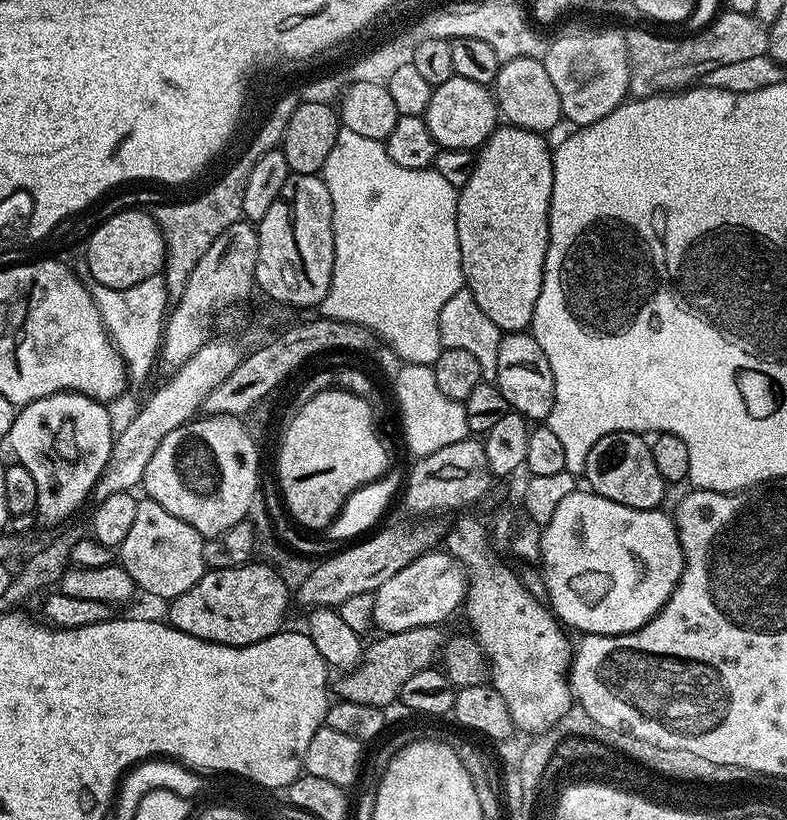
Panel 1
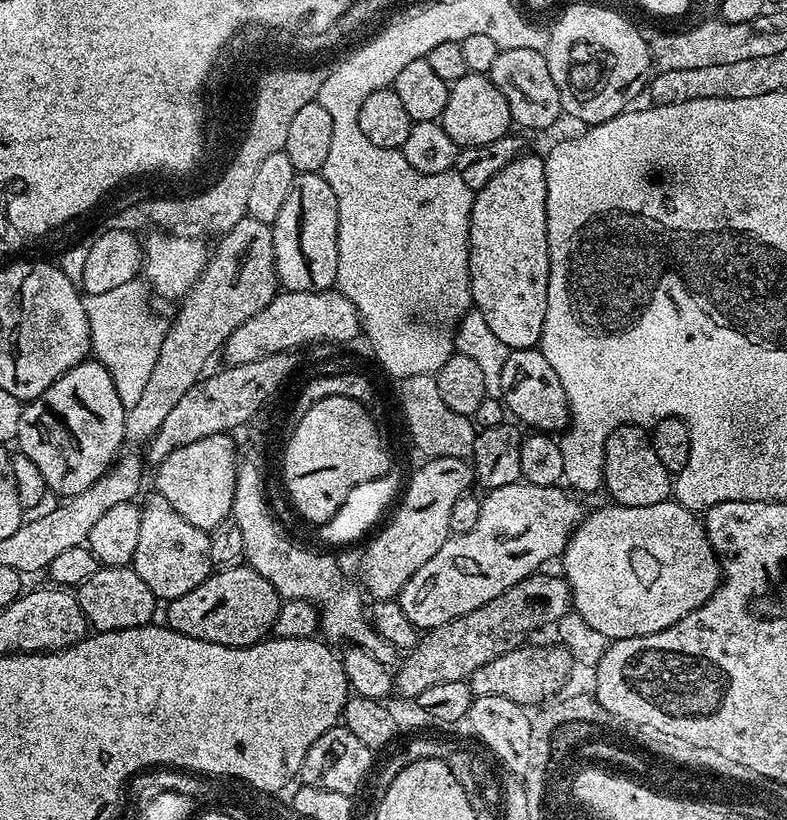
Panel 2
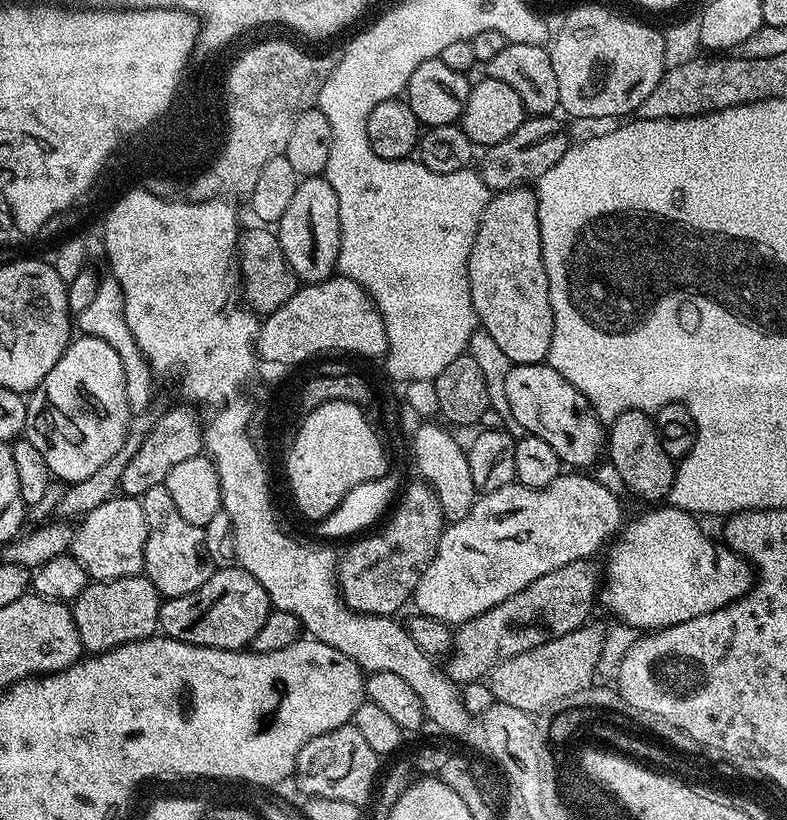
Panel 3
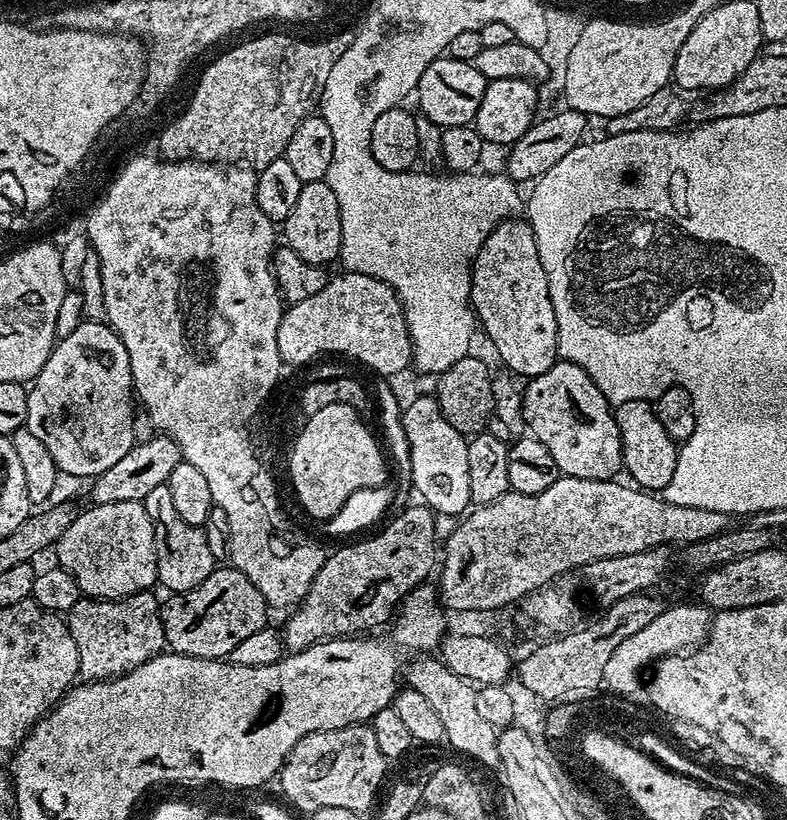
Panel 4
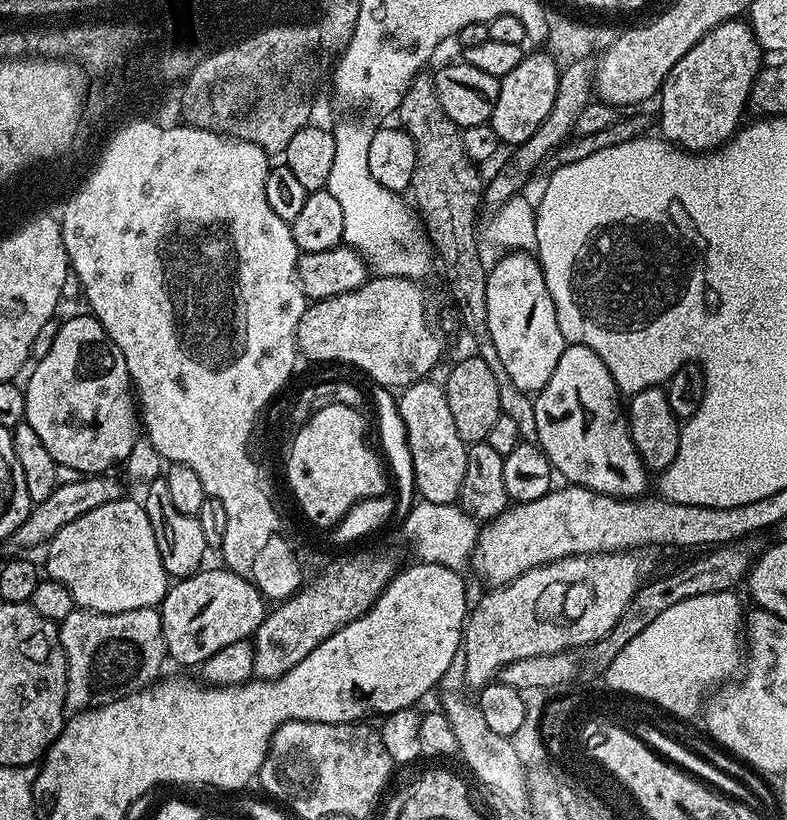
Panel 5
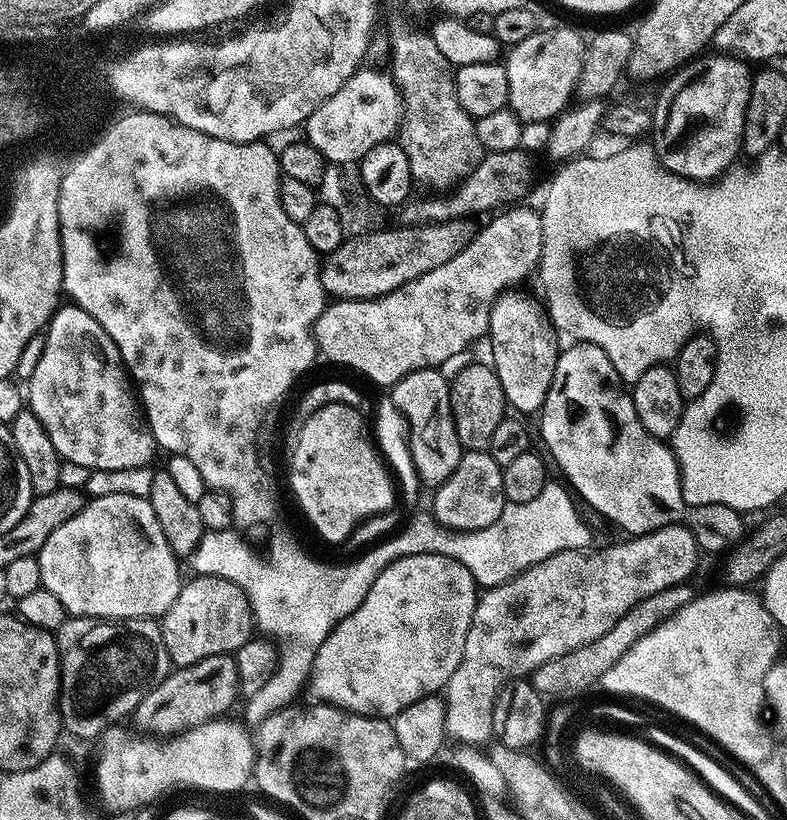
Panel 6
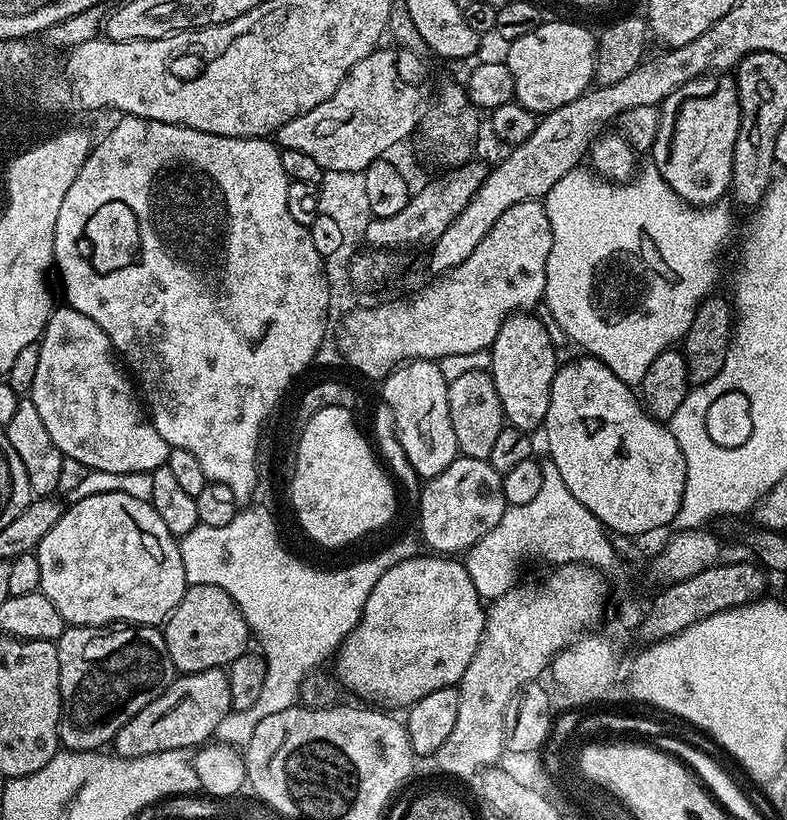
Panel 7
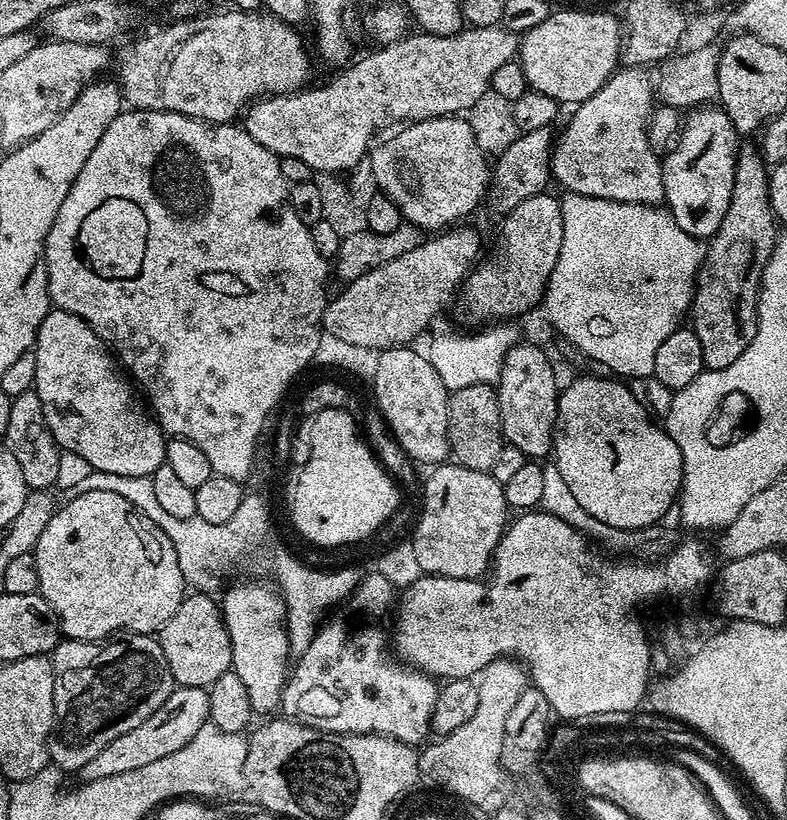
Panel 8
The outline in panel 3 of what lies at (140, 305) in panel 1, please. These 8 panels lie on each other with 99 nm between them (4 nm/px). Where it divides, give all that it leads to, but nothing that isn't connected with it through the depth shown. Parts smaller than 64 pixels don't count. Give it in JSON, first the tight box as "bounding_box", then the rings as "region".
{"bounding_box":[76,276,154,417],"region":[[[111,276],[101,279],[97,297],[82,312],[77,313],[76,326],[83,335],[102,338],[118,352],[118,356],[122,358],[123,373],[126,374],[126,398],[129,415],[131,417],[147,415],[152,400],[154,376],[144,356],[140,355],[137,343],[134,342],[133,335],[130,333],[130,328],[126,326],[124,299],[116,279]]]}

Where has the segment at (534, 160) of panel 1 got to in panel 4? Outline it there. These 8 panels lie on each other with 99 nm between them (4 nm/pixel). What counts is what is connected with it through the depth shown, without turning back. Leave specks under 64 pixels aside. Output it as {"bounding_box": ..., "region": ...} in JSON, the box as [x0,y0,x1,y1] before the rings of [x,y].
{"bounding_box":[472,218,558,378],"region":[[[509,218],[502,221],[481,246],[476,261],[472,264],[472,311],[476,313],[479,327],[488,335],[489,342],[496,347],[501,362],[505,364],[503,367],[509,373],[517,377],[531,378],[546,374],[546,370],[556,364],[558,322],[554,318],[554,302],[550,298],[548,275],[540,261],[532,225],[527,219]]]}

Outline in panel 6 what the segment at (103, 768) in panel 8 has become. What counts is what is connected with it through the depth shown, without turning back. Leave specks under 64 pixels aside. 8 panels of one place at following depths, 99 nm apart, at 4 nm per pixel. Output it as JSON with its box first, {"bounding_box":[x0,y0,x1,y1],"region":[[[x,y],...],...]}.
{"bounding_box":[134,654,240,736],"region":[[[218,654],[210,658],[202,658],[202,662],[194,662],[185,668],[176,668],[168,673],[165,680],[158,686],[154,686],[154,690],[150,690],[150,694],[146,694],[146,698],[142,698],[142,702],[137,706],[134,713],[134,721],[142,727],[139,729],[156,733],[160,736],[175,735],[186,728],[199,728],[201,724],[208,720],[215,720],[223,717],[232,708],[232,703],[238,700],[240,696],[240,679],[238,678],[238,666],[236,665],[236,657],[232,654]]]}

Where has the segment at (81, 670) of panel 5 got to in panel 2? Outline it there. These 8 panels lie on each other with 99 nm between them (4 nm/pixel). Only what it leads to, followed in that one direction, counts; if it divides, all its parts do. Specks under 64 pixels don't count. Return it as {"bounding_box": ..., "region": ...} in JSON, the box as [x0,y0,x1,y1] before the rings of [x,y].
{"bounding_box":[75,566,158,632],"region":[[[131,566],[123,568],[97,567],[86,582],[75,589],[76,600],[82,606],[82,614],[86,614],[89,629],[96,632],[113,632],[127,628],[140,628],[144,624],[153,623],[158,607],[156,595],[138,578]]]}

